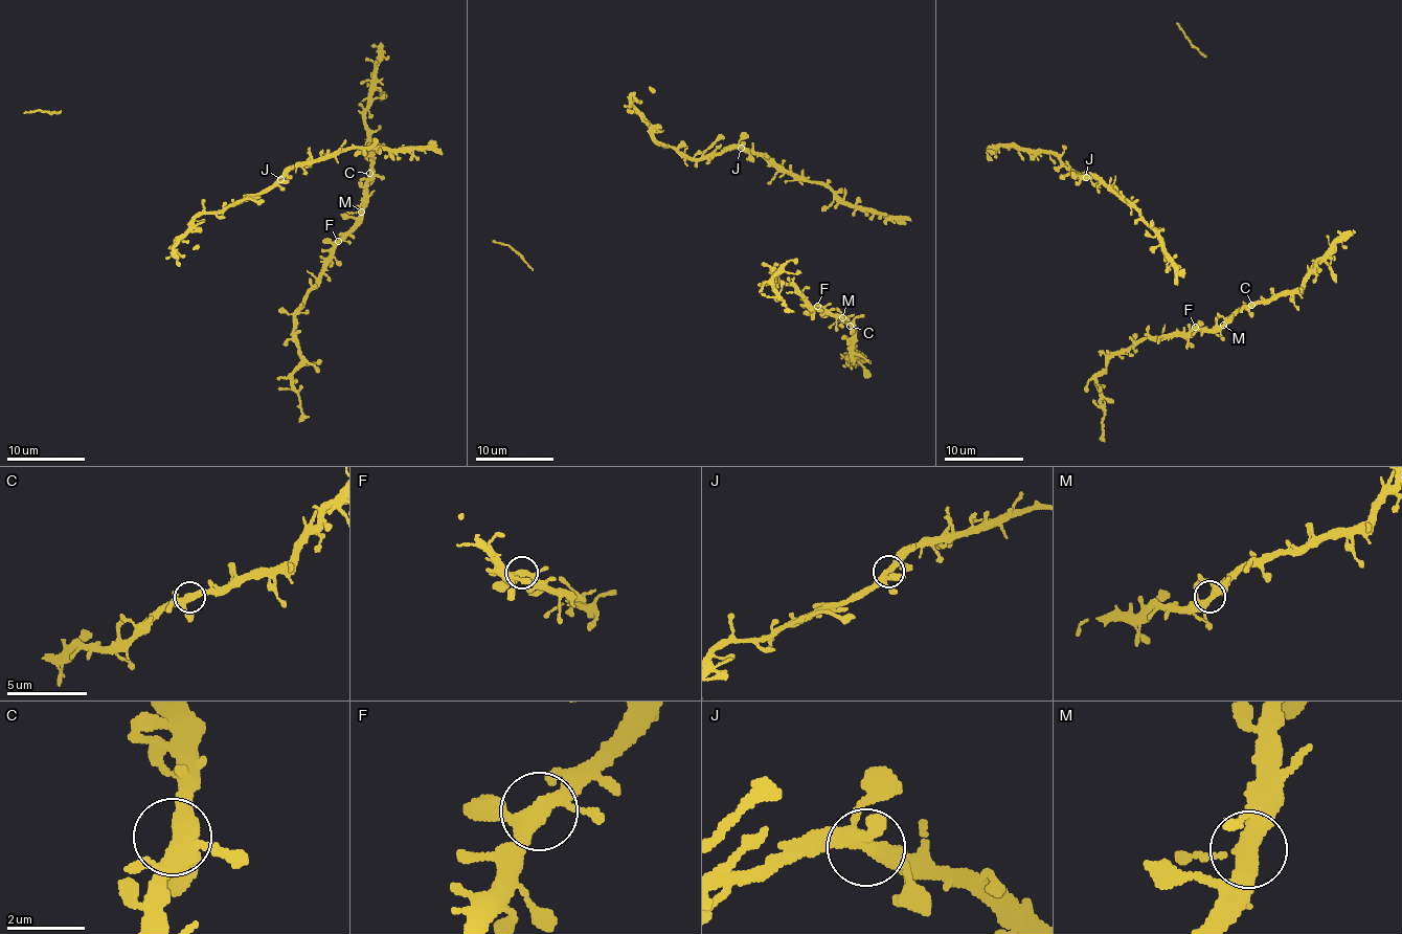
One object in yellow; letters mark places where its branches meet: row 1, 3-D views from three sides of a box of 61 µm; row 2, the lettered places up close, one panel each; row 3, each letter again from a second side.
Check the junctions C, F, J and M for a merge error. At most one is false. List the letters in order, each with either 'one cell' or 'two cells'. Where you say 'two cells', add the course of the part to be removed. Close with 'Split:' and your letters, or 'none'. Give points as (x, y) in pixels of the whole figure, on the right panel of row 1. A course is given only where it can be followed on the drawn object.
C: one cell
F: one cell
J: one cell
M: one cell
Split: none

